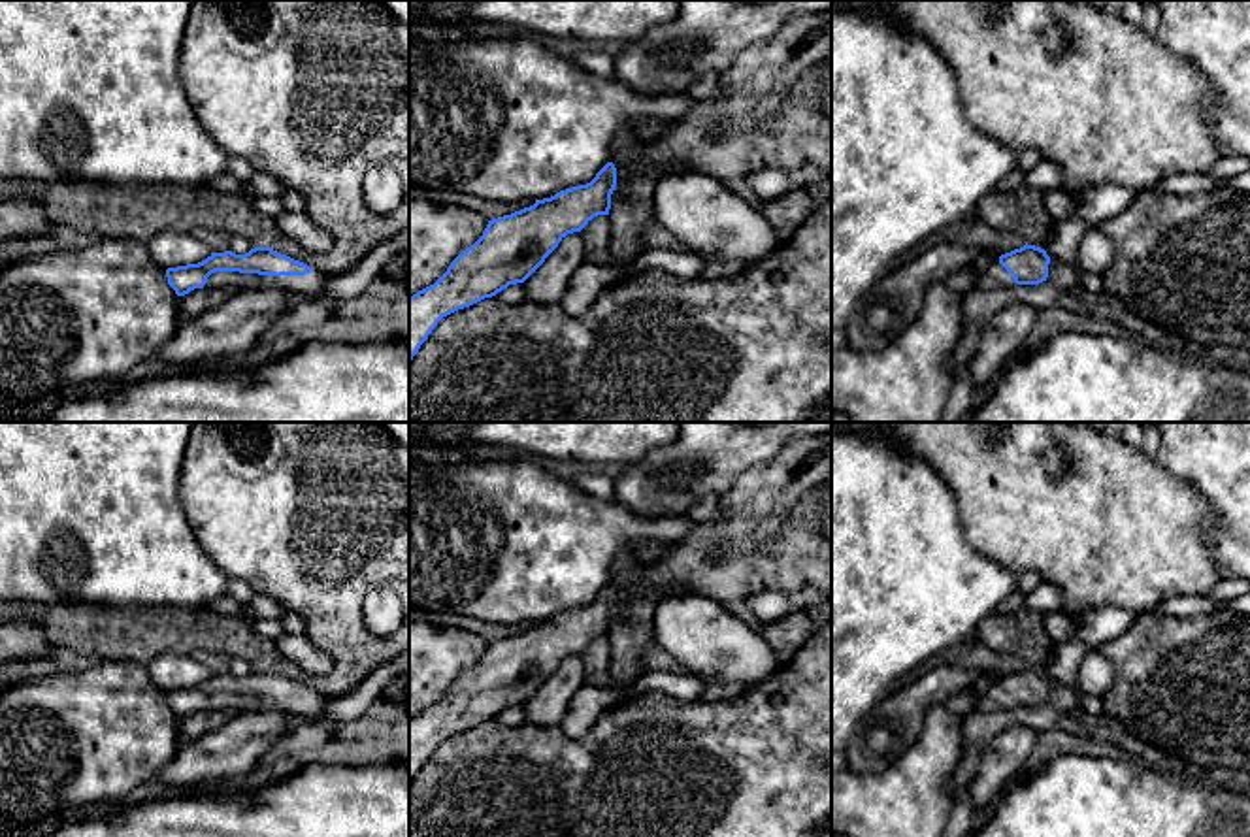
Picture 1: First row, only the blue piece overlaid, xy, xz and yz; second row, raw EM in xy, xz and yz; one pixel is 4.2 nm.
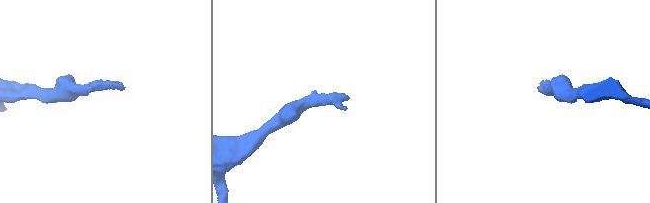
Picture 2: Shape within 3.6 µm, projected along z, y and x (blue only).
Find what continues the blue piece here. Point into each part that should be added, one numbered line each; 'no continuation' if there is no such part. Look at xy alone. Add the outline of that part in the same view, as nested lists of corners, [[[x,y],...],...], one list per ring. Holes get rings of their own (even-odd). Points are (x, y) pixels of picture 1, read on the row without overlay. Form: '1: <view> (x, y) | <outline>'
1: xy (310, 707) | [[[311,692],[305,698],[258,698],[239,694],[215,694],[207,699],[204,711],[251,711],[264,707],[283,709],[292,720],[321,720],[328,707],[328,698]]]

